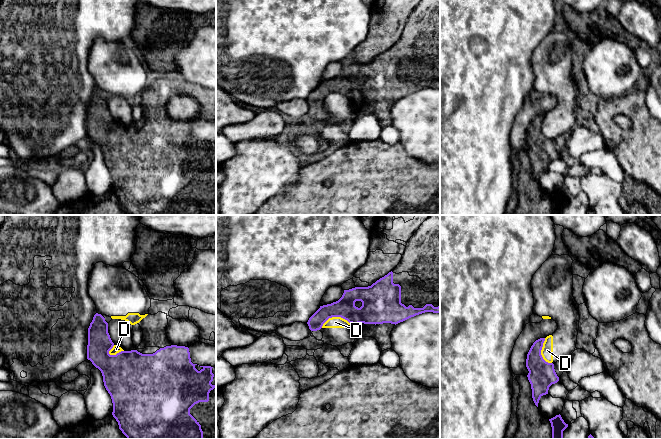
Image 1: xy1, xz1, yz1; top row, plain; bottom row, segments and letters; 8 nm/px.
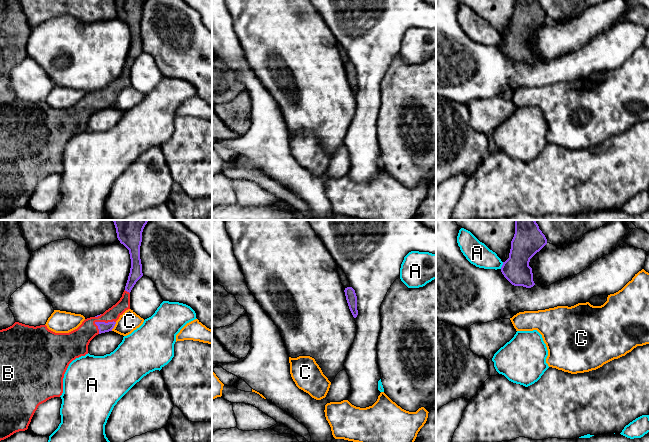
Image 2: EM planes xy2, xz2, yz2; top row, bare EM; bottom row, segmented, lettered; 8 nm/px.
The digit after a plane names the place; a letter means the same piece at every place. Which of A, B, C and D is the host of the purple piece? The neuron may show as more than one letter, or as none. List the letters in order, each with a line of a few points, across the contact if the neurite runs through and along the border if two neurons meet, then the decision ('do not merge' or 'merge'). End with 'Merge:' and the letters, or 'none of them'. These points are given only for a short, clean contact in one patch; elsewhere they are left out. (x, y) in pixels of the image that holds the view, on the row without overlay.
A: line yz2 (503, 38), (500, 44); do not merge
B: merge
C: line xy2 (116, 98), (111, 106); do not merge
D: line xz1 (354, 101), (340, 93), (330, 93), (321, 103); do not merge
Merge: B

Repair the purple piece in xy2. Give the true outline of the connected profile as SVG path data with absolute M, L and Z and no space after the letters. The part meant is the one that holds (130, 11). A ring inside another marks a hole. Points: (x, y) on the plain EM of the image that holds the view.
M114 0L117 14L128 26L131 35L131 44L125 66L120 76L103 90L85 95L82 100L69 109L55 109L46 101L29 102L15 98L12 102L0 106L0 217L16 208L25 207L38 182L47 176L60 173L63 169L63 154L69 140L81 132L88 130L90 117L98 110L112 107L116 97L130 85L130 68L136 58L143 52L140 35L142 8L146 0Z

